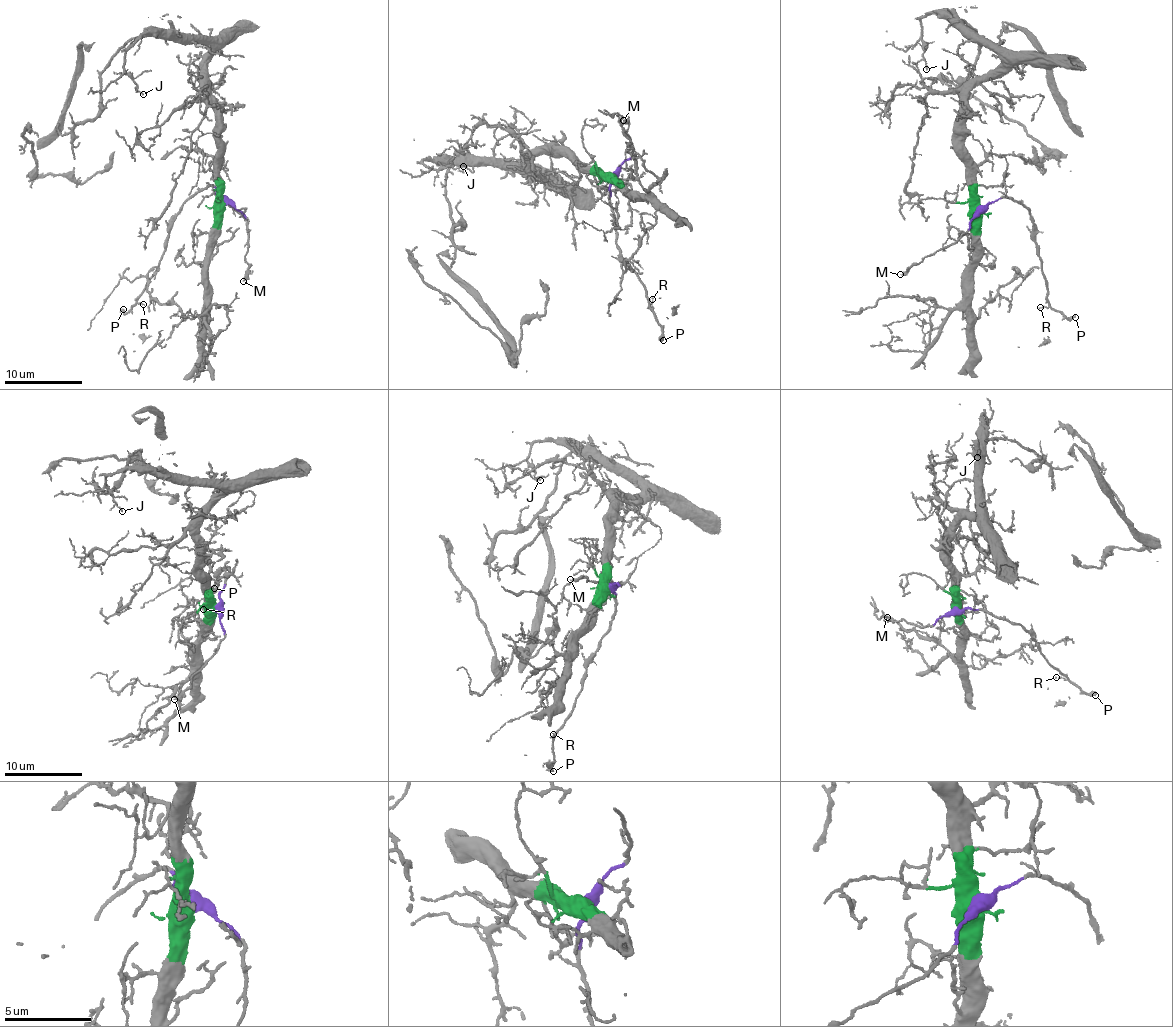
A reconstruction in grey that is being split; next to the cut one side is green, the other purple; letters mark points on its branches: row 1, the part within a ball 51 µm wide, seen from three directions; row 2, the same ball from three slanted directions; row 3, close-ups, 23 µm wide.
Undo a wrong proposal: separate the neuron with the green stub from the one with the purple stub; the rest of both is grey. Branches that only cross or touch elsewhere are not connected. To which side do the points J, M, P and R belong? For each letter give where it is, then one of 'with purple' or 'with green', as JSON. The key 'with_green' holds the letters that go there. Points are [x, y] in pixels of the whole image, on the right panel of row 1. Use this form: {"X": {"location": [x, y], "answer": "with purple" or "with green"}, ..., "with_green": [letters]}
{"J": {"location": [926, 69], "answer": "with green"}, "M": {"location": [900, 274], "answer": "with purple"}, "P": {"location": [1075, 317], "answer": "with purple"}, "R": {"location": [1040, 307], "answer": "with purple"}, "with_green": ["J"]}

